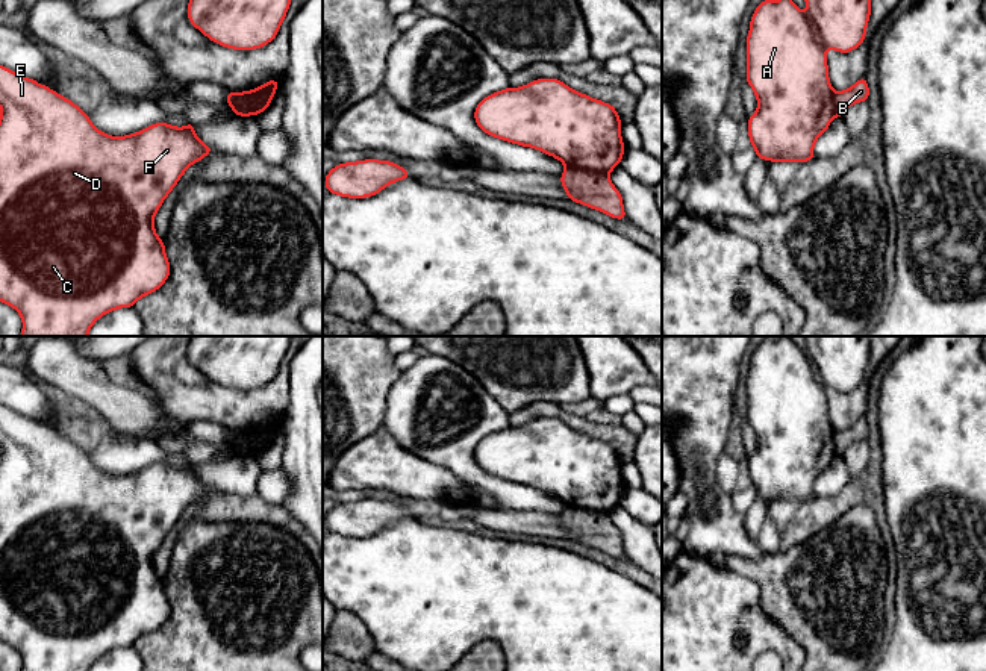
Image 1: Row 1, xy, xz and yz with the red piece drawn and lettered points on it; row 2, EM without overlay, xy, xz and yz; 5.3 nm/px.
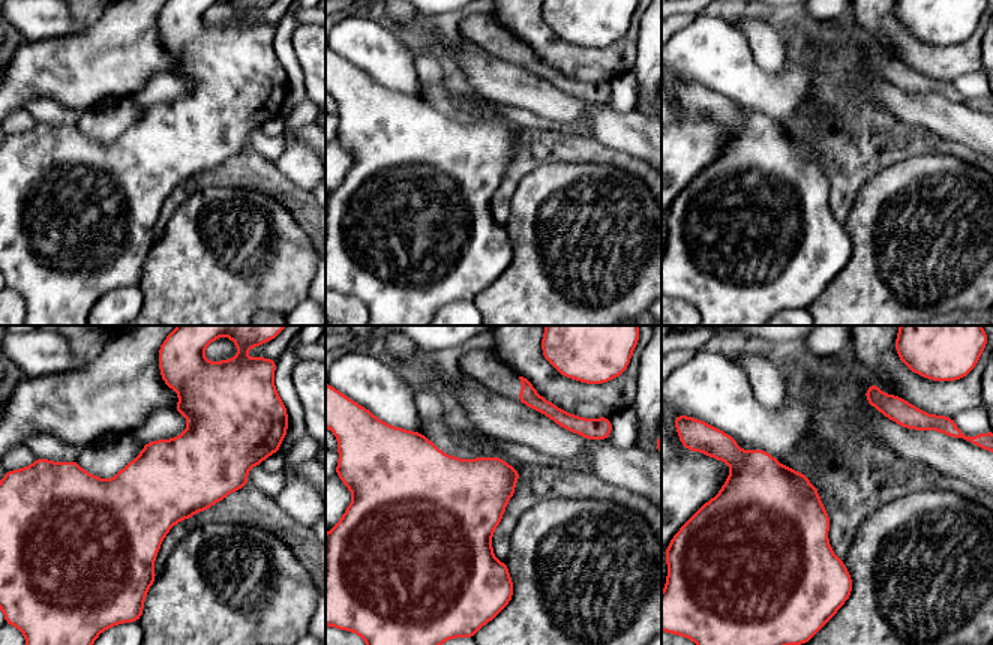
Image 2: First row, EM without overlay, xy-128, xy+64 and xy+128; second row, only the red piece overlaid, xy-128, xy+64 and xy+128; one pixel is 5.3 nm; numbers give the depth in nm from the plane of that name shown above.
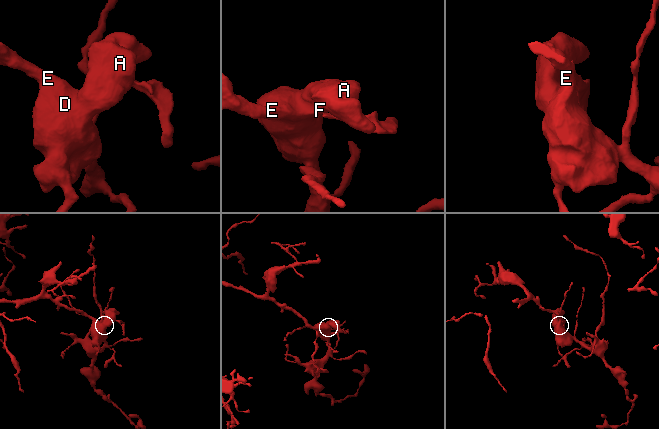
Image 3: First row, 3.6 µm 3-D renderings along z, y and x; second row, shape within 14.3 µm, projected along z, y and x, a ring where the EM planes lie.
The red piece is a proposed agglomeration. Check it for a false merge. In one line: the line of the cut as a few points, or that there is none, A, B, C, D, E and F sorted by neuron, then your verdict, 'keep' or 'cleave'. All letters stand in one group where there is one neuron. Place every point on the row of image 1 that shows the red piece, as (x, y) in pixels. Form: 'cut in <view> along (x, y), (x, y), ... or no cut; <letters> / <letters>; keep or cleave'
cut in xz along (567, 167), (603, 171), (606, 174); A C D E F / B; cleave

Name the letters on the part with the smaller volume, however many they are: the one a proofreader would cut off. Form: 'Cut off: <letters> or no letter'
Cut off: B

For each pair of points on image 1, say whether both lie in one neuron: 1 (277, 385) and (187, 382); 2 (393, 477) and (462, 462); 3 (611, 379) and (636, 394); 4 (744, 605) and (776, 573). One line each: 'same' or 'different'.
1: same
2: different
3: different
4: different

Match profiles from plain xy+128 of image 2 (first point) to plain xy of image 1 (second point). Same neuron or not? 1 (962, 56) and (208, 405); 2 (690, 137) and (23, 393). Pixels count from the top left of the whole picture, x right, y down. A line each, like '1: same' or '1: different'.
1: same
2: same

